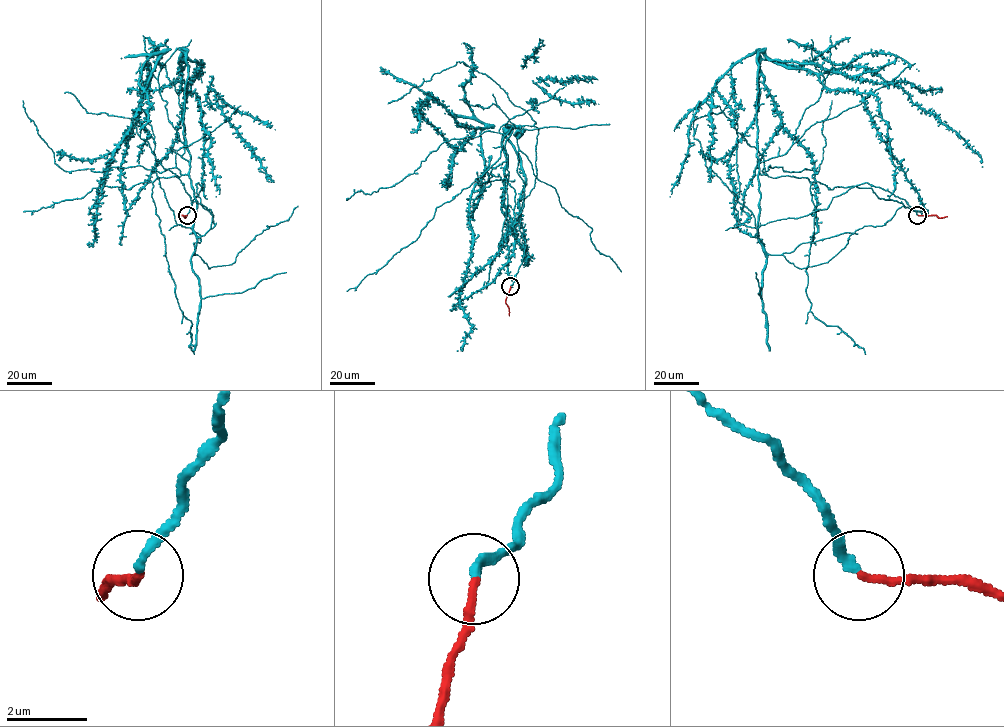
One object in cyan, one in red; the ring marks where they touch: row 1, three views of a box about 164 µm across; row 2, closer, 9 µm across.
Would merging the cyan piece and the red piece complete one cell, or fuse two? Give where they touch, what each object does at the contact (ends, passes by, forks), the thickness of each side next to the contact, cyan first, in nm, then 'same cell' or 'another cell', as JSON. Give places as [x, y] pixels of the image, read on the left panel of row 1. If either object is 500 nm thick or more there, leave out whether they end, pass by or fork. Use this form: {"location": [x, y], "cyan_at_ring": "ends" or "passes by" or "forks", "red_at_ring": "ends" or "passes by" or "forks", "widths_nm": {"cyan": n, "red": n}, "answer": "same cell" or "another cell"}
{"location": [187, 215], "cyan_at_ring": "ends", "red_at_ring": "ends", "widths_nm": {"cyan": 240, "red": 200}, "answer": "same cell"}

